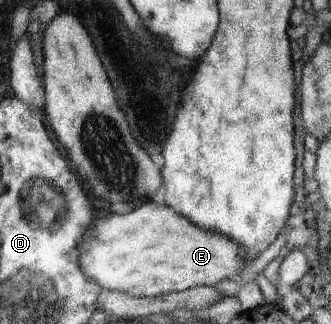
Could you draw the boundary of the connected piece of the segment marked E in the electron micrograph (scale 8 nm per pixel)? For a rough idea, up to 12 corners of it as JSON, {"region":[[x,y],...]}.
{"region":[[148,202],[98,218],[81,262],[155,298],[237,281],[252,258]]}

